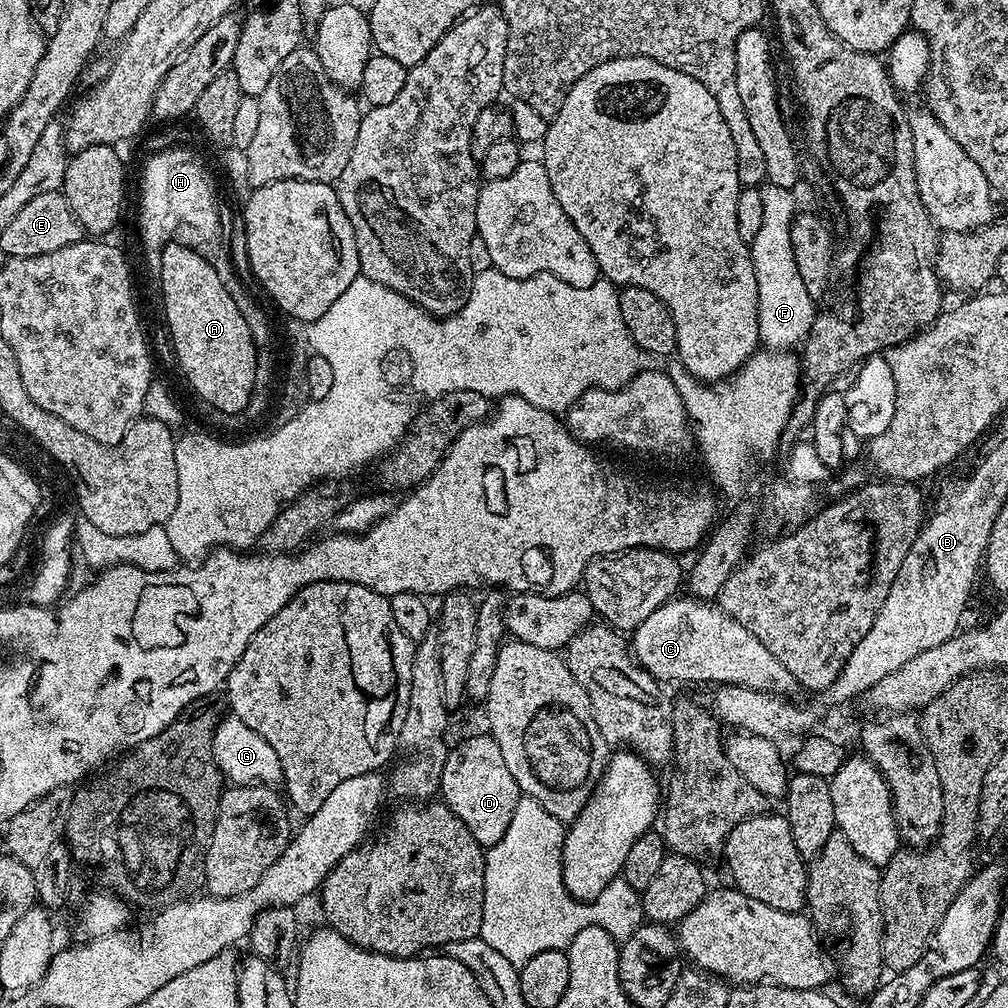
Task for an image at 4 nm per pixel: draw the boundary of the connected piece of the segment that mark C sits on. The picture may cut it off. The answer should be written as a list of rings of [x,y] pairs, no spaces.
[[[673,598],[668,600],[646,622],[642,622],[631,633],[630,651],[654,679],[661,682],[677,680],[680,684],[708,684],[712,686],[732,685],[734,687],[748,687],[750,690],[762,691],[768,695],[782,697],[795,697],[798,685],[794,674],[758,642],[758,638],[752,633],[749,625],[737,620],[731,612],[724,612],[715,603],[691,598],[692,600],[680,600]]]

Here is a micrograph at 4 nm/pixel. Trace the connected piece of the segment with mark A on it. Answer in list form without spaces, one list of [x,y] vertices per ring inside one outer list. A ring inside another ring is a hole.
[[[166,246],[158,257],[160,263],[160,296],[164,299],[164,320],[168,323],[168,332],[172,335],[172,348],[176,351],[176,360],[188,379],[188,384],[209,404],[220,412],[240,414],[247,404],[254,400],[252,387],[256,384],[256,357],[258,351],[242,318],[242,310],[232,306],[228,292],[216,280],[216,272],[208,268],[208,263],[184,248]]]

